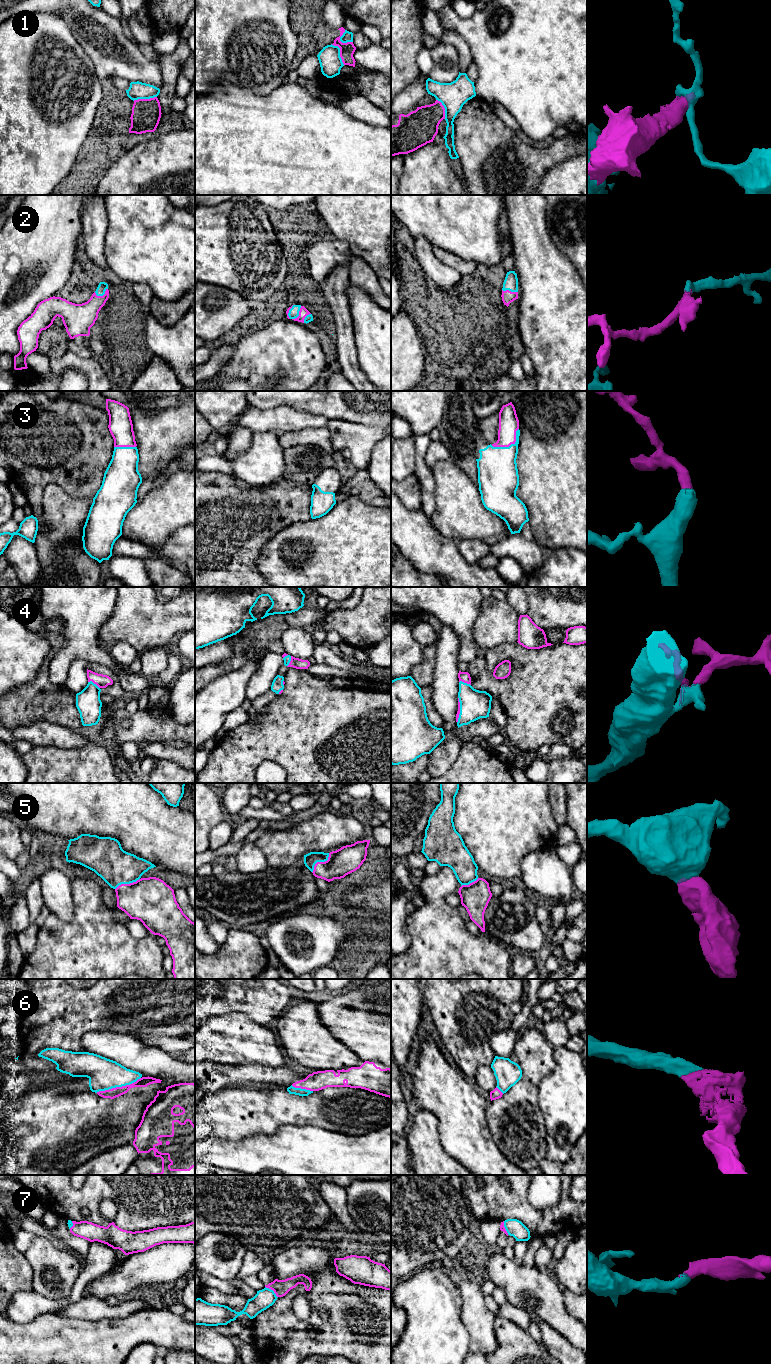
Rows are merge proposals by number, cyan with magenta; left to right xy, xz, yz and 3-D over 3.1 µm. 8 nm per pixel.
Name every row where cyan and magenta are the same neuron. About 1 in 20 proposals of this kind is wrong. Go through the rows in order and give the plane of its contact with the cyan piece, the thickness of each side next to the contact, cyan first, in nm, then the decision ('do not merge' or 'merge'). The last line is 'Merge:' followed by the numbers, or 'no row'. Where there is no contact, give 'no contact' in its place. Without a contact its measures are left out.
1: meets cyan in xz; 180 nm thick on the cyan side, 120 nm on the other; do not merge
2: meets cyan in xy; 80 nm thick on the cyan side, 220 nm on the other; merge
3: meets cyan in yz; 320 nm thick on the cyan side, 160 nm on the other; merge
4: meets cyan in xy; 200 nm thick on the cyan side, 110 nm on the other; merge
5: meets cyan in xz; 110 nm thick on the cyan side, 220 nm on the other; merge
6: meets cyan in xy; 260 nm thick on the cyan side, 80 nm on the other; merge
7: meets cyan in xz; 150 nm thick on the cyan side, 130 nm on the other; merge
Merge: 2, 3, 4, 5, 6, 7

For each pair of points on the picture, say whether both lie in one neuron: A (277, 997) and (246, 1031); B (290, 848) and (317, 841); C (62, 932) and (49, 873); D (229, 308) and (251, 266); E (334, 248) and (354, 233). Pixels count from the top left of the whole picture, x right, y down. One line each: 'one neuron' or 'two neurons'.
A: two neurons
B: one neuron
C: two neurons
D: two neurons
E: two neurons

